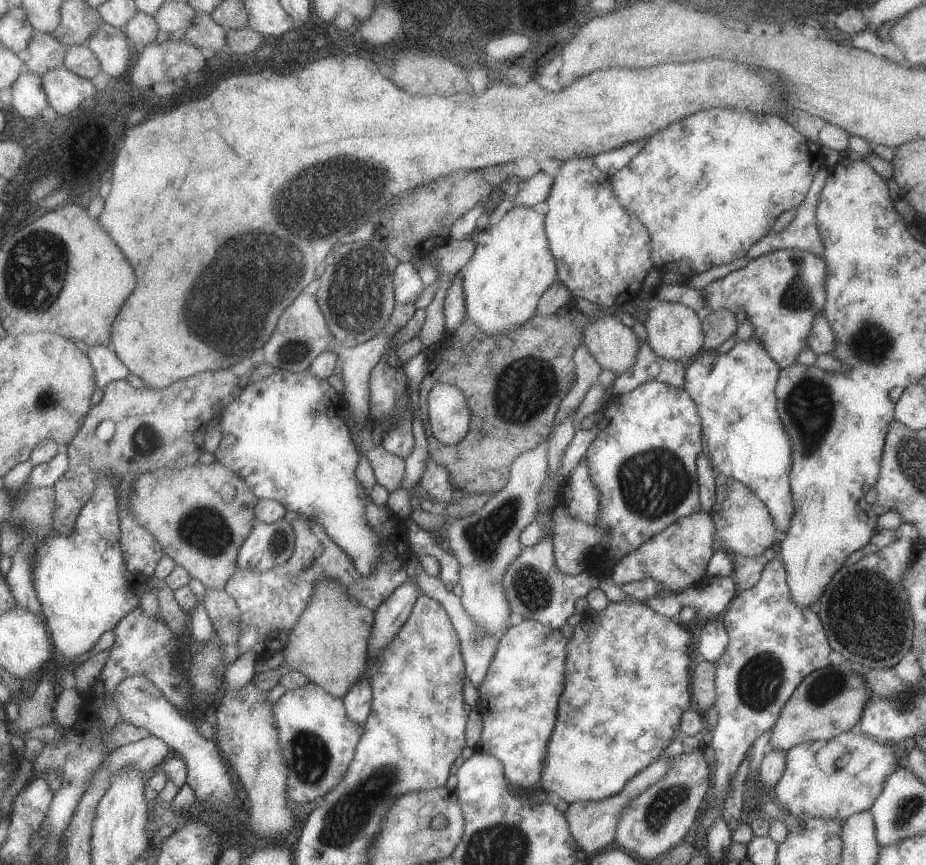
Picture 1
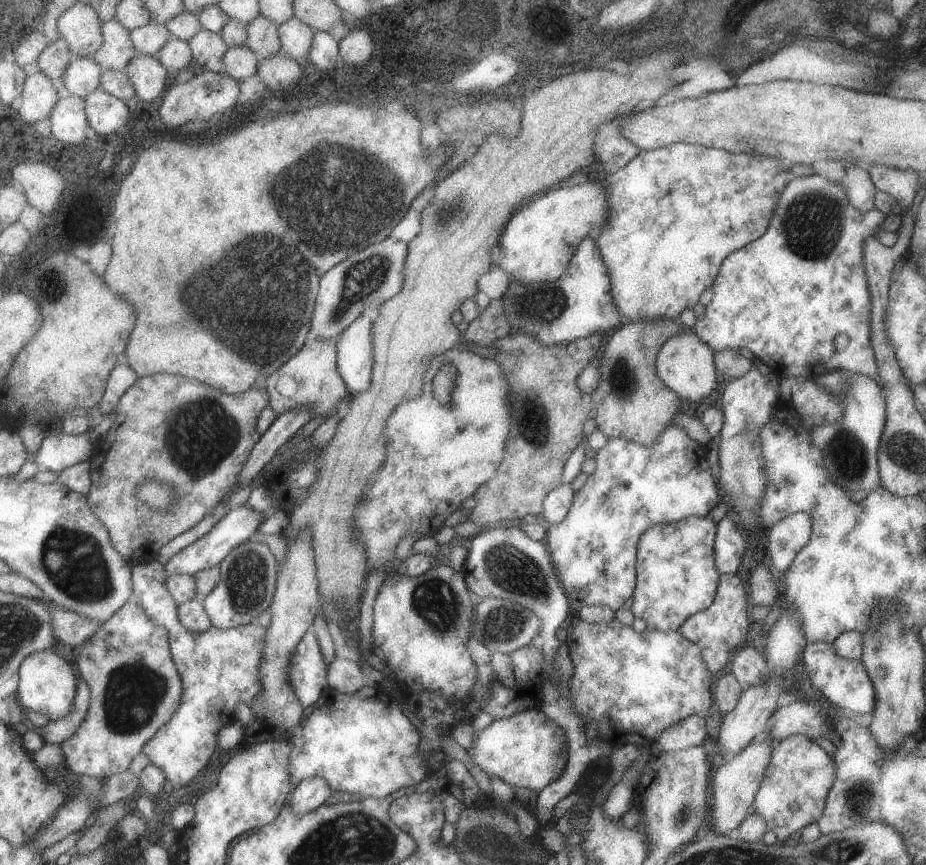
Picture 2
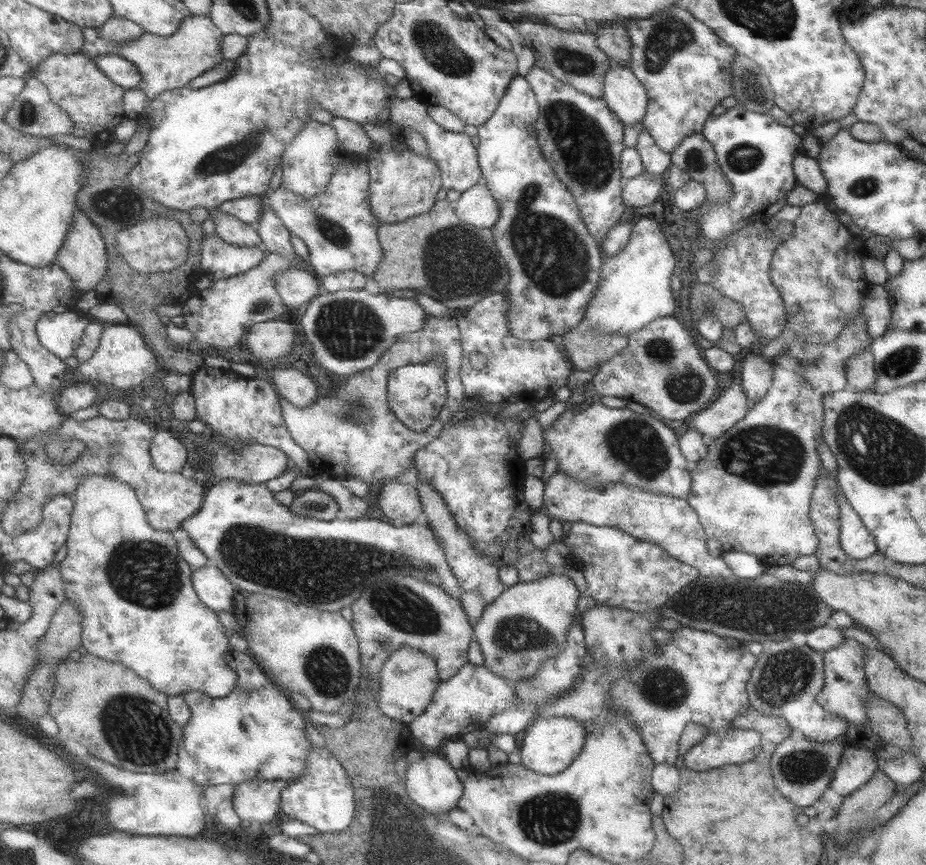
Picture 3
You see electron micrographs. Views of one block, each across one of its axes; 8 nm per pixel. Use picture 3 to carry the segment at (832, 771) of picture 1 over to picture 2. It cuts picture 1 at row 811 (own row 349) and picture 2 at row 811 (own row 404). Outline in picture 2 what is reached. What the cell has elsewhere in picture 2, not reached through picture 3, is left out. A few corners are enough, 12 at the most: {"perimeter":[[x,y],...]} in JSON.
{"perimeter":[[807,736],[771,744],[751,812],[777,842],[817,824],[833,760]]}

